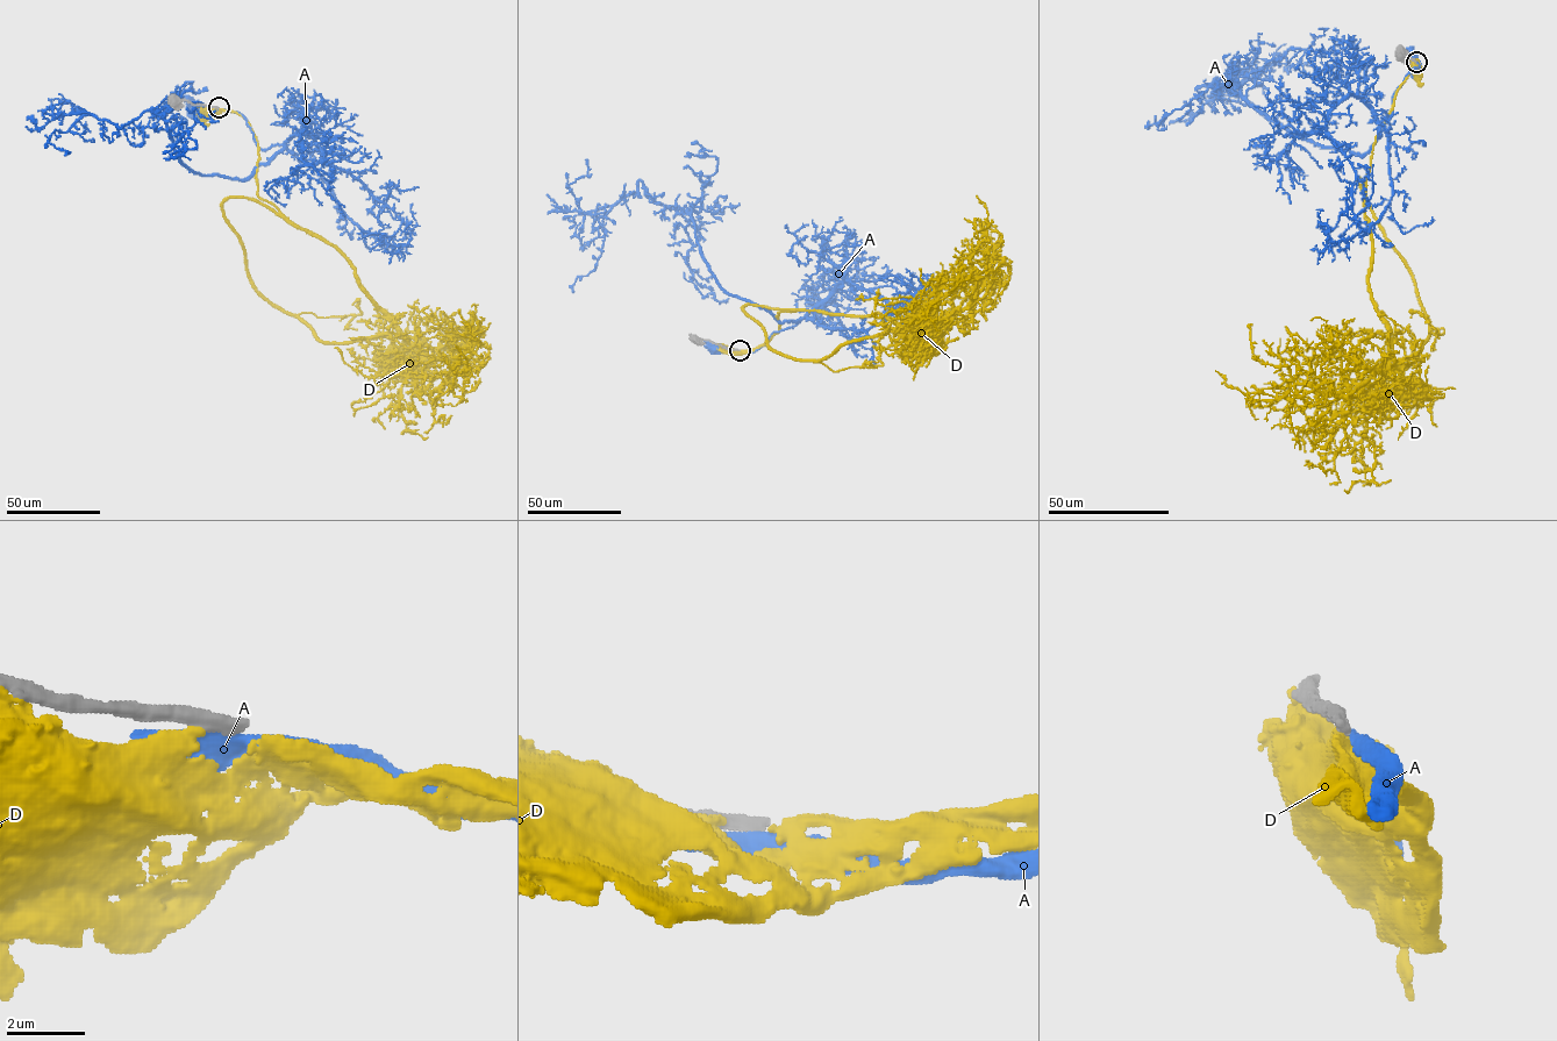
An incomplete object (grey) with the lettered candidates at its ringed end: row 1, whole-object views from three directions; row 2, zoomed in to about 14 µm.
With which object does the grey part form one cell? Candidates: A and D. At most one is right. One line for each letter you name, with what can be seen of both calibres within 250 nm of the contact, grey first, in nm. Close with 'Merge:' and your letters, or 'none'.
Merge: none

